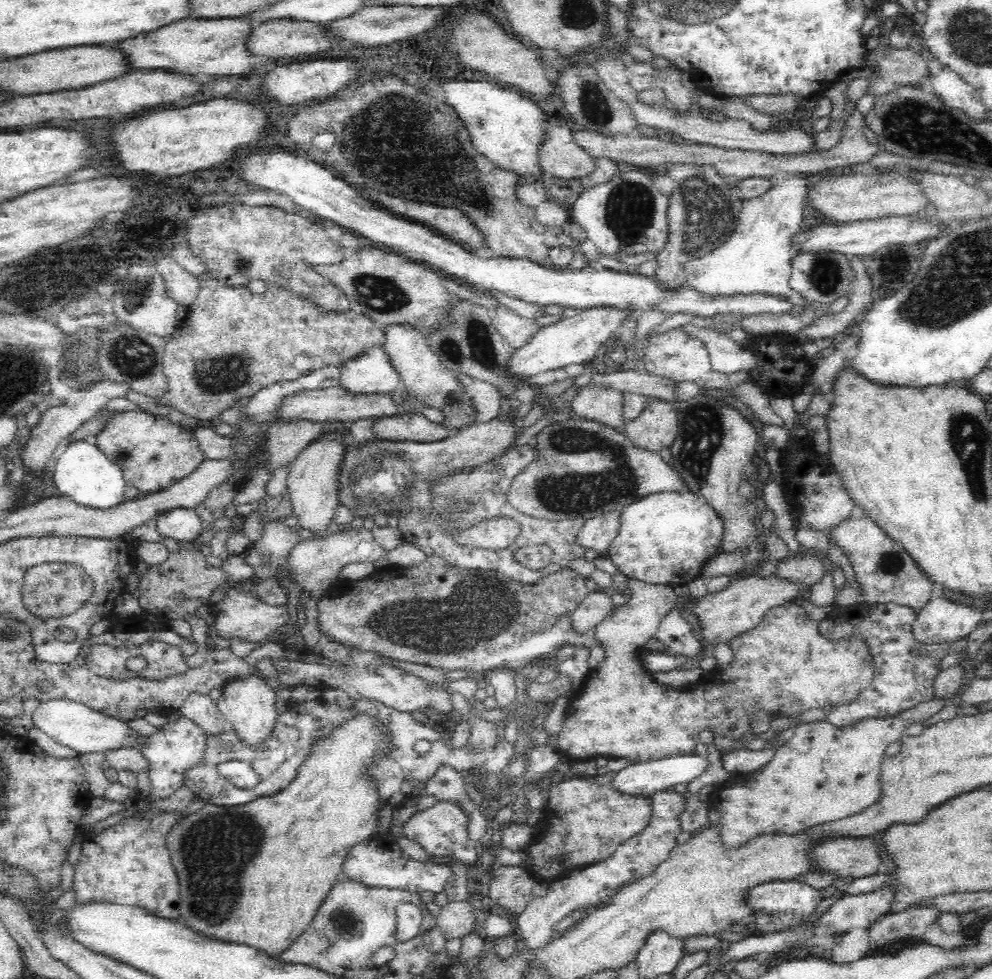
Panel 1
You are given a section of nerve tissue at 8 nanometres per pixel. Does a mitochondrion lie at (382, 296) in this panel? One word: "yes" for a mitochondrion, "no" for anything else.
yes

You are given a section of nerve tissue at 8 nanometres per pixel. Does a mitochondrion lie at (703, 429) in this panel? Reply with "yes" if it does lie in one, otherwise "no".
yes

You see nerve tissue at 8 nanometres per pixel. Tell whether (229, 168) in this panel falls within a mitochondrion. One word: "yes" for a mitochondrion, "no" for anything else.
no

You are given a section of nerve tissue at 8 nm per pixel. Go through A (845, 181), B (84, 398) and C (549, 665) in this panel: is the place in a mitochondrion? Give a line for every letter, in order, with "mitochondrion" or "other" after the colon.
A: other
B: other
C: other

